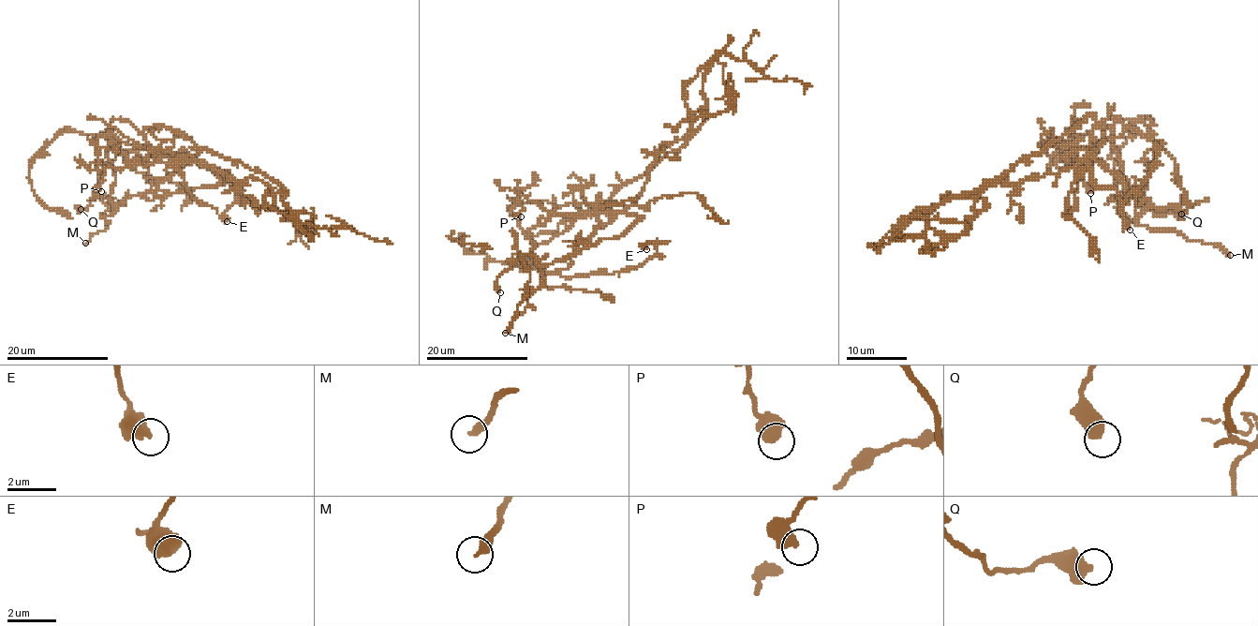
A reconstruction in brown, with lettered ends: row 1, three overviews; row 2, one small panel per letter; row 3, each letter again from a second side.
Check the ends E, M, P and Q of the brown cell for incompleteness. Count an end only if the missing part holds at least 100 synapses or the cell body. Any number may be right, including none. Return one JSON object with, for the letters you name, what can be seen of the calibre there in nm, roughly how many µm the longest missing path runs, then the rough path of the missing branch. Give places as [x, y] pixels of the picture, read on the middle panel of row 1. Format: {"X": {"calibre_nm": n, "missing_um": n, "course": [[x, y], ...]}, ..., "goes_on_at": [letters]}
{"M": {"calibre_nm": 300, "missing_um": 35, "course": [[505, 333], [496, 343], [473, 355], [539, 352], [544, 346], [550, 346], [552, 349], [547, 352]]}, "goes_on_at": ["M"]}

